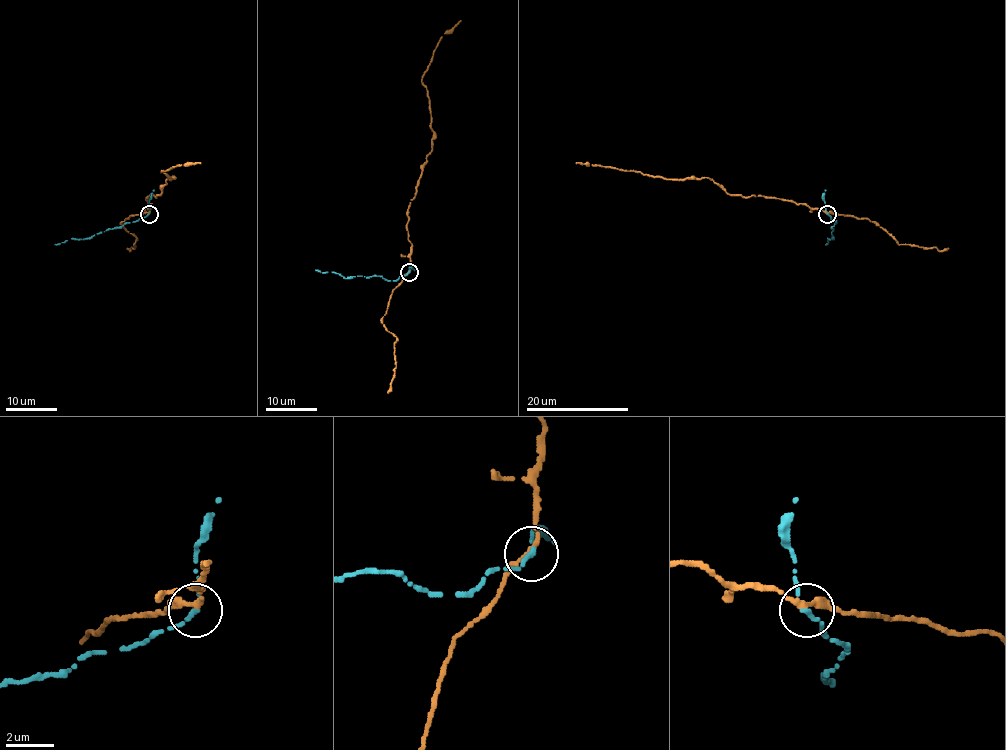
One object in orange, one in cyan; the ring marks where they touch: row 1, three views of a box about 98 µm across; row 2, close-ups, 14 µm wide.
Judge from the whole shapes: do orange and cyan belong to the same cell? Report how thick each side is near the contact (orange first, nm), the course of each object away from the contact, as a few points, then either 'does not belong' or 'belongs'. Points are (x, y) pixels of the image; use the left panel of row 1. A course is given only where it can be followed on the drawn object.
240/170 nm | orange via (149, 213), (151, 203), (146, 197), (159, 195), (165, 181), (173, 177), (171, 180), (160, 171), (200, 163) | cyan via (149, 213), (90, 237), (54, 244) | does not belong

